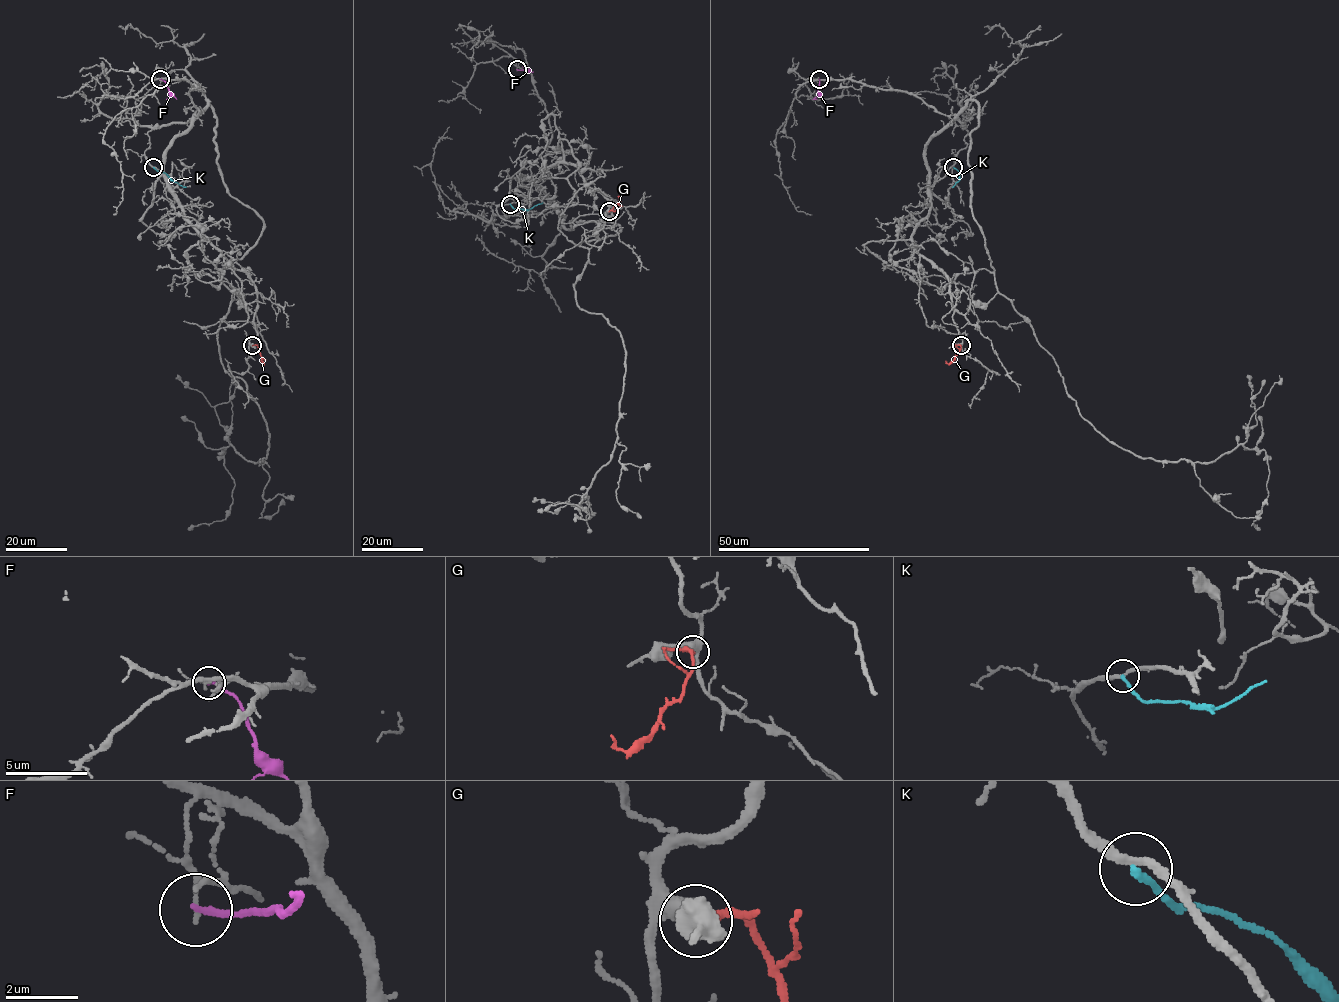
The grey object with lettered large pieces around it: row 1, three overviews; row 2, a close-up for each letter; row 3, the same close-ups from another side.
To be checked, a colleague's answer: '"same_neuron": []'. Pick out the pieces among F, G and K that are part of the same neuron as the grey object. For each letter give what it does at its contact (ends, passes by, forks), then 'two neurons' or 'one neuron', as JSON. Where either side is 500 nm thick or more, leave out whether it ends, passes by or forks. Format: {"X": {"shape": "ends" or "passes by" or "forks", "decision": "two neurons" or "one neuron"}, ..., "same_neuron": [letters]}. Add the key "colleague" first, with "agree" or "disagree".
{"colleague": "agree", "F": {"shape": "ends", "decision": "two neurons"}, "G": {"shape": "ends", "decision": "two neurons"}, "K": {"shape": "ends", "decision": "two neurons"}, "same_neuron": []}

